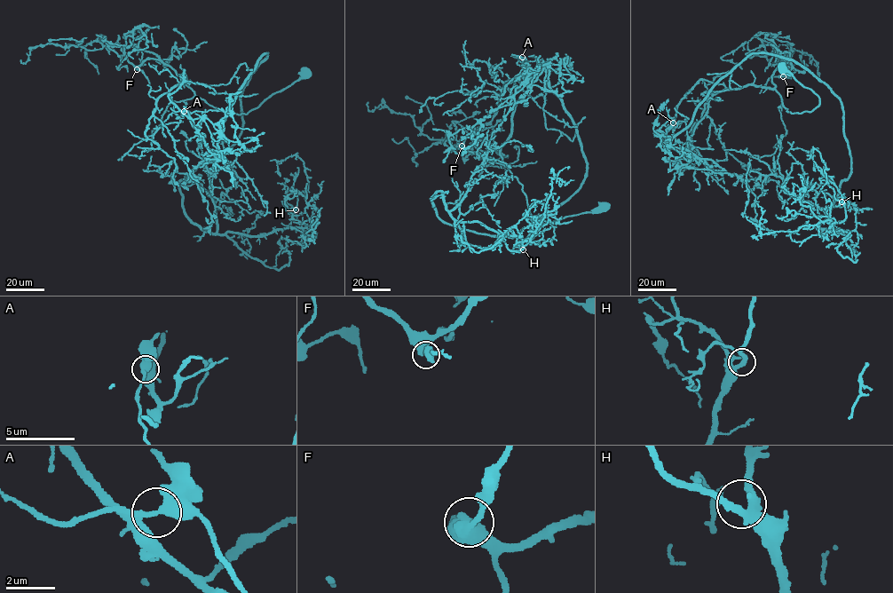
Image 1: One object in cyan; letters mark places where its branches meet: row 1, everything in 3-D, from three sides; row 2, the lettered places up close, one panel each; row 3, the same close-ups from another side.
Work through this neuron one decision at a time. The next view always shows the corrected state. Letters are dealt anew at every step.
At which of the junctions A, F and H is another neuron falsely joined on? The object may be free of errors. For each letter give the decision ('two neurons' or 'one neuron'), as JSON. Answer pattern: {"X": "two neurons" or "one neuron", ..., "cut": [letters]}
{"A": "two neurons", "F": "one neuron", "H": "one neuron", "cut": ["A"]}

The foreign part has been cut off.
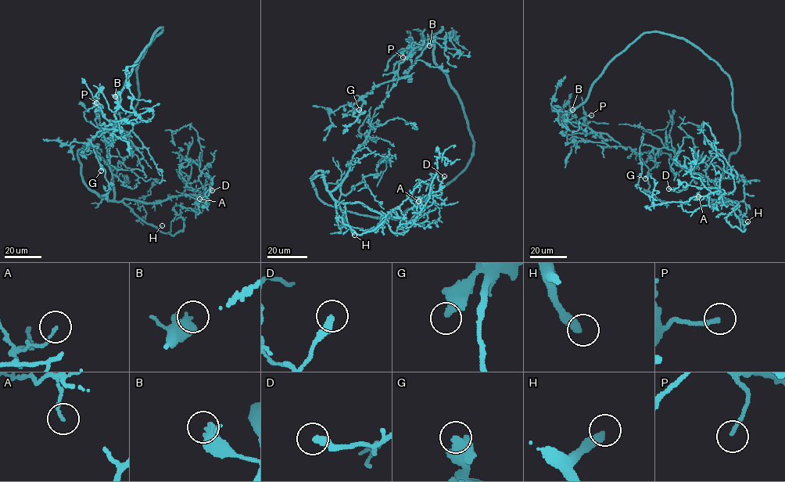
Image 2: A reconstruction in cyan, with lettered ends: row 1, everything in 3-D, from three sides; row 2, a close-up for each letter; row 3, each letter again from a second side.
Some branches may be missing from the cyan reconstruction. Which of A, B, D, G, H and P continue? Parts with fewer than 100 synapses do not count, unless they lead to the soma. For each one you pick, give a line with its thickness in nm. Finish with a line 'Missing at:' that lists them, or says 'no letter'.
H: Thickness 400 nm
Missing at: H

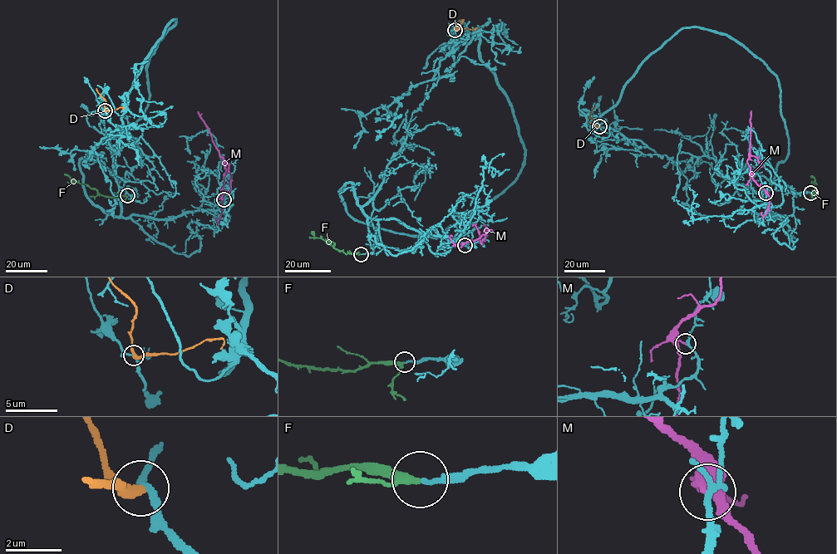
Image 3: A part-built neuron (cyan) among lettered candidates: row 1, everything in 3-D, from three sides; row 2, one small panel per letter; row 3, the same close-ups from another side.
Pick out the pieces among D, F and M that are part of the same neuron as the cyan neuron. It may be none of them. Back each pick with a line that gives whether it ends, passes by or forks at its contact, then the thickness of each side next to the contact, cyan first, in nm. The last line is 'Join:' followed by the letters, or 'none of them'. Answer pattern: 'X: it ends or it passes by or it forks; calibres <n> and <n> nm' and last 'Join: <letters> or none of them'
F: it passes by; calibres 180 and 190 nm
Join: F

